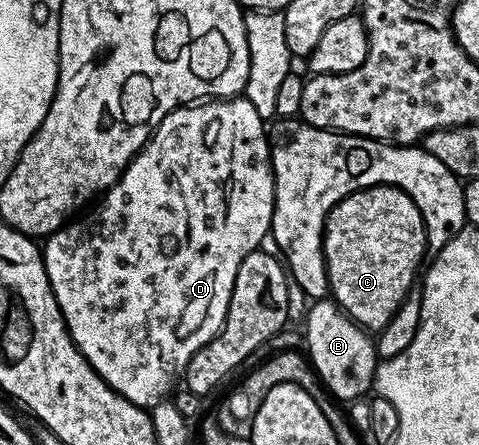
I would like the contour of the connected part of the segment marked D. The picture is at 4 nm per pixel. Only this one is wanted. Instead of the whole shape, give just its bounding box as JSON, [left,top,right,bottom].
[42,97,276,409]

